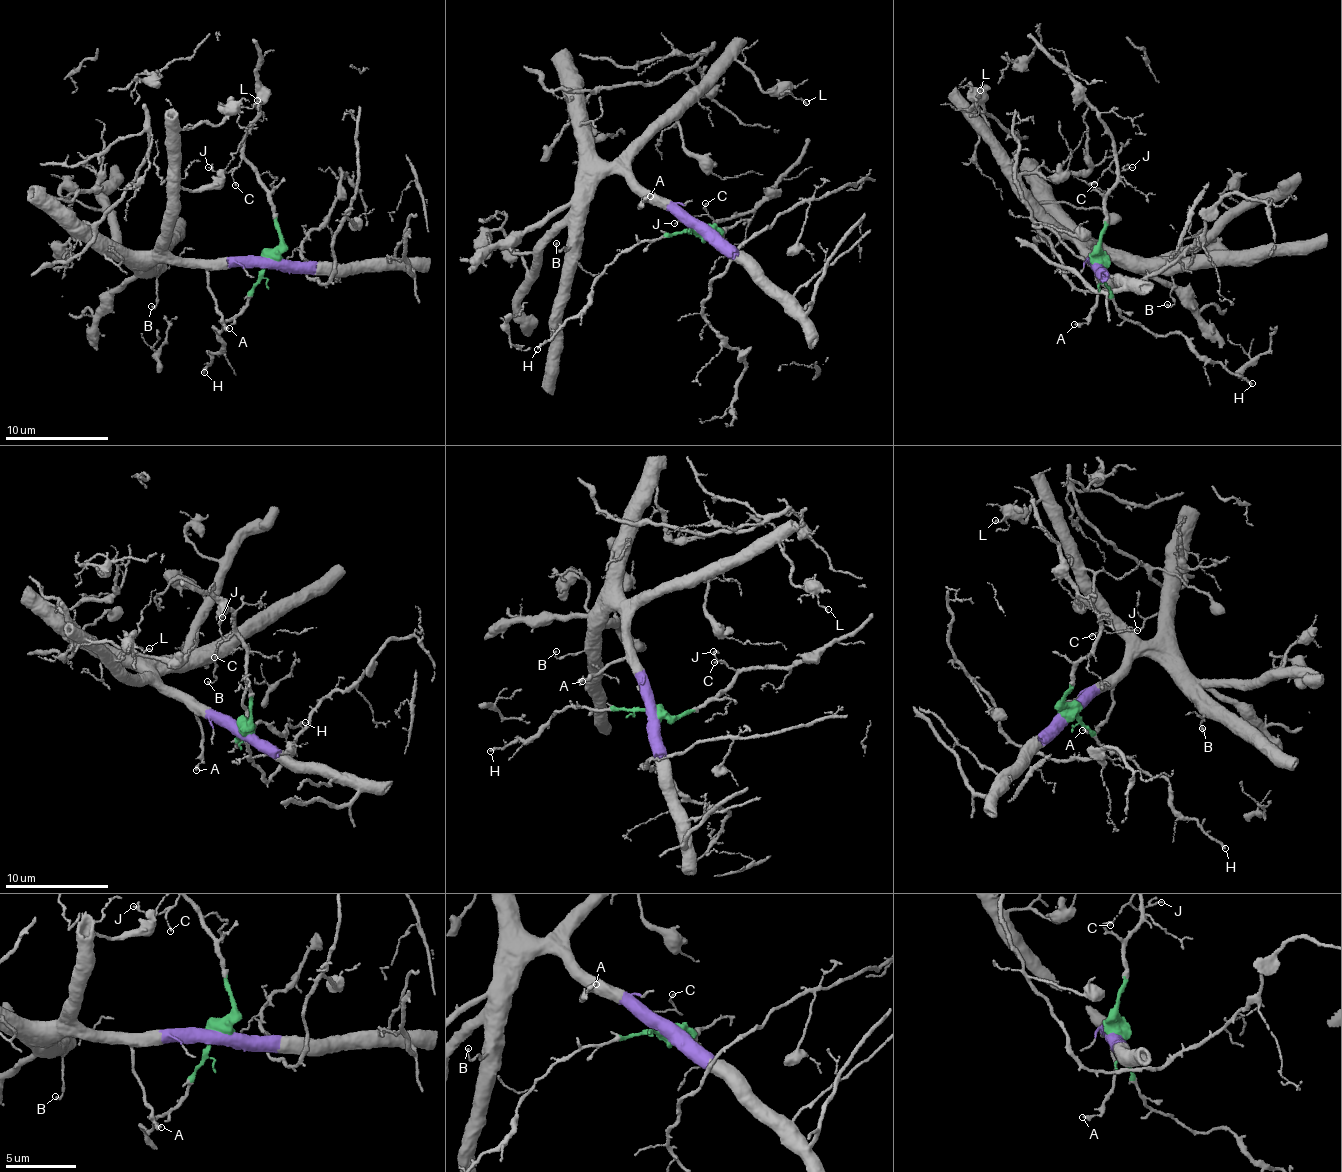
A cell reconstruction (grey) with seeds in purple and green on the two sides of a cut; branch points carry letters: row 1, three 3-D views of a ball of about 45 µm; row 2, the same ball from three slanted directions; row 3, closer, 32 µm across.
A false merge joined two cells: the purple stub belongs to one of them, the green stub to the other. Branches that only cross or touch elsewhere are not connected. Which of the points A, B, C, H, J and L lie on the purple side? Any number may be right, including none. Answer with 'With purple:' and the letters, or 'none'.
With purple: A, B, L

